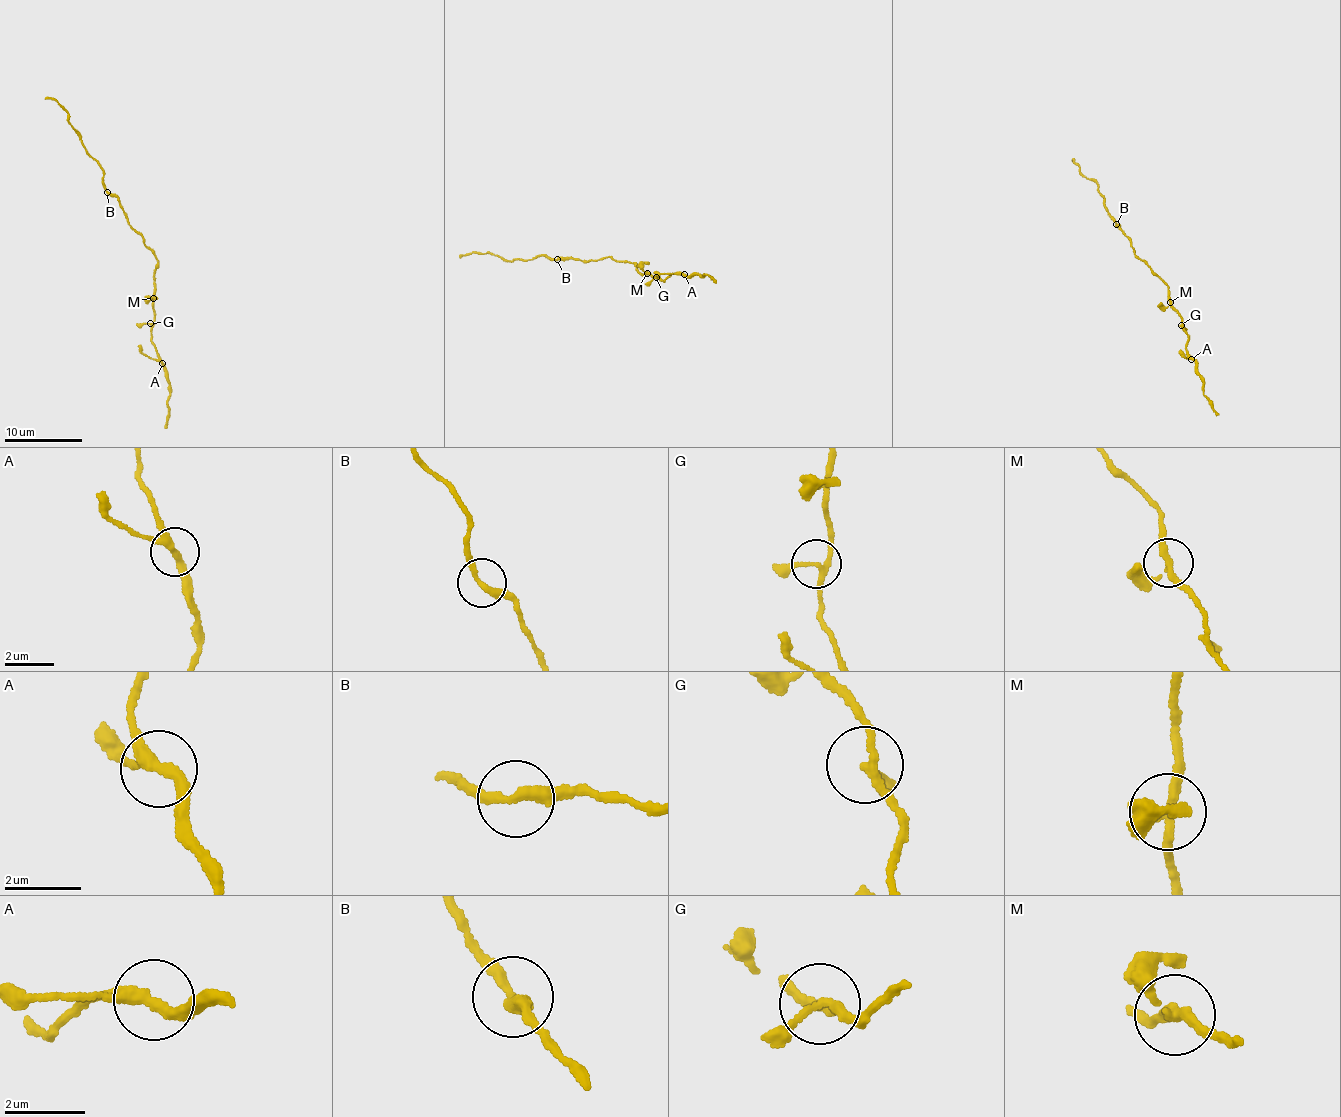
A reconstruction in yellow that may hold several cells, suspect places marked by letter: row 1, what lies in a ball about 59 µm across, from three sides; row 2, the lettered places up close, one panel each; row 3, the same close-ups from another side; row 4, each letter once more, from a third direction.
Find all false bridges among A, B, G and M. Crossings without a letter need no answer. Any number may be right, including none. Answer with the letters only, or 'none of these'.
none of these

